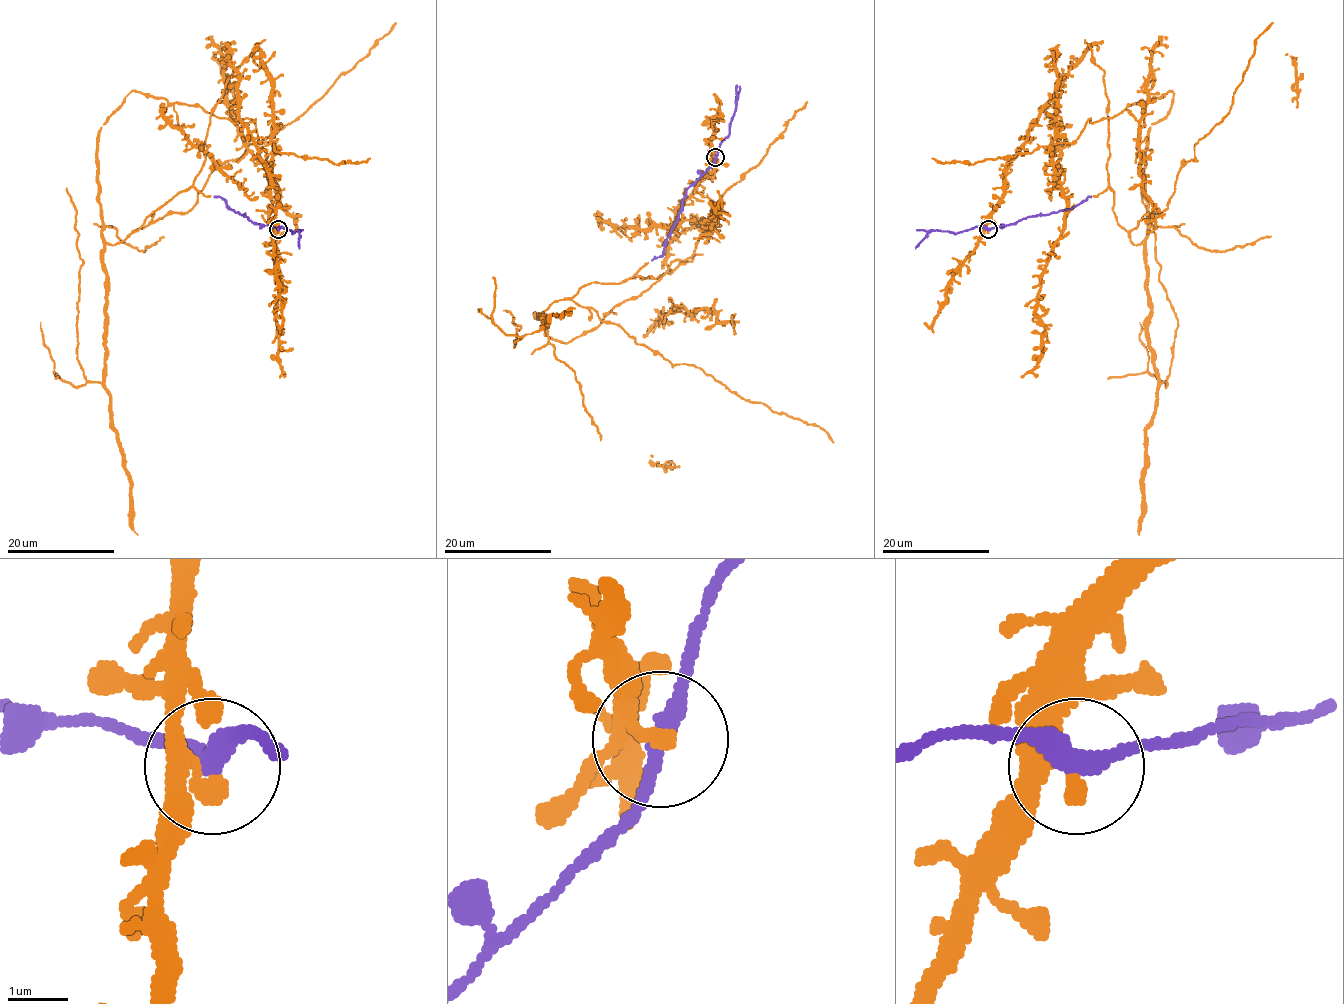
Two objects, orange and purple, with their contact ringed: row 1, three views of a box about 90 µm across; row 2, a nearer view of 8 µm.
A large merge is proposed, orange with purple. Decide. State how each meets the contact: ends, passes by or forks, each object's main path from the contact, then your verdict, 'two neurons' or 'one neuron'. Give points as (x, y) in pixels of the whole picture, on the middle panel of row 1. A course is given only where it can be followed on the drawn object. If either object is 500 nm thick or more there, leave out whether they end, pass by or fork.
orange ends | purple passes by | orange via (715, 157), (696, 191), (711, 221), (688, 258), (569, 341), (534, 315), (571, 299), (833, 442) | purple via (715, 157), (715, 161), (686, 190), (682, 212), (667, 238), (664, 252), (651, 260) | one neuron

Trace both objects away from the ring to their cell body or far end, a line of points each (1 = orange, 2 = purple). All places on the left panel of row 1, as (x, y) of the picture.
1: (278, 230), (274, 146), (251, 119), (132, 91), (98, 134), (114, 245), (187, 213), (395, 23)
2: (278, 229), (253, 224), (229, 209), (220, 197), (213, 197)

